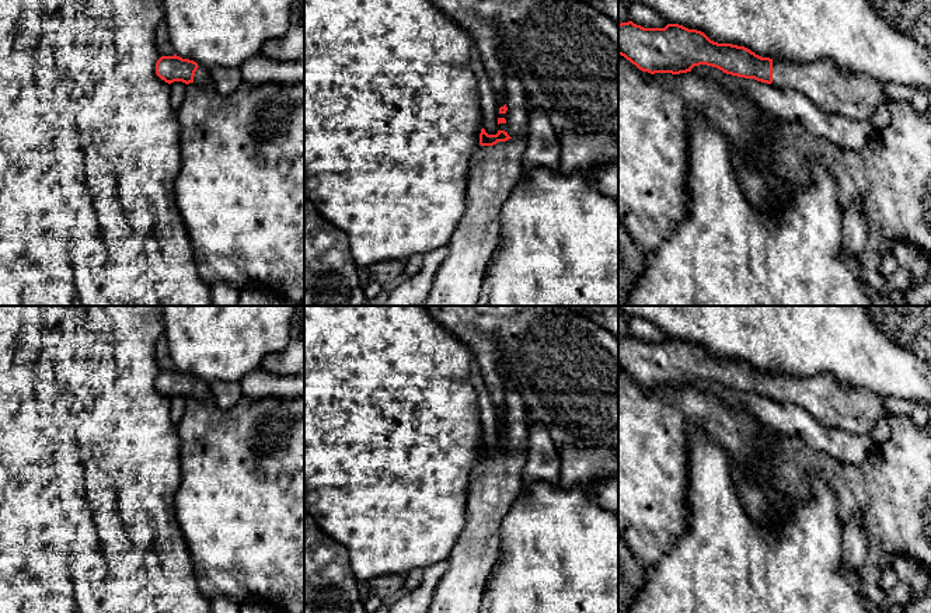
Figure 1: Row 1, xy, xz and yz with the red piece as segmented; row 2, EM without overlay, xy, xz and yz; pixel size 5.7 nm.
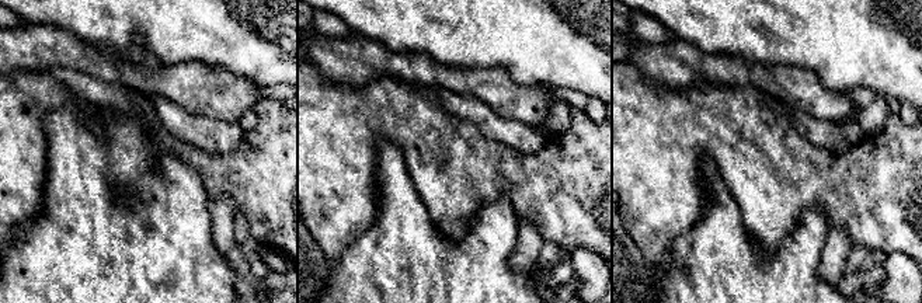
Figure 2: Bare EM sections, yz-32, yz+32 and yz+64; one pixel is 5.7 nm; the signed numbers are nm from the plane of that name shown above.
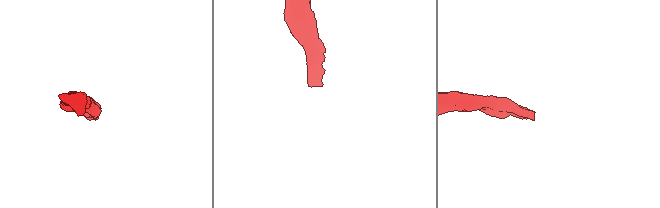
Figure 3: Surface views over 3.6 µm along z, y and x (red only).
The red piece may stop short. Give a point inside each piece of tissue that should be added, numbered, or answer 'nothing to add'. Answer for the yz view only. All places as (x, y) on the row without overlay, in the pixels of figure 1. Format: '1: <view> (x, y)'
1: yz (855, 410)

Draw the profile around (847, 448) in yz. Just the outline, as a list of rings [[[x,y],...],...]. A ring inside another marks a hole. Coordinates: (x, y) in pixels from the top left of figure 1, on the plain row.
[[[700,379],[691,387],[711,393],[733,410],[745,410],[768,429],[798,436],[809,447],[823,452],[843,464],[859,464],[869,457],[876,443],[869,433],[851,433],[820,424],[795,404],[778,404],[771,398],[726,389],[722,384]]]

